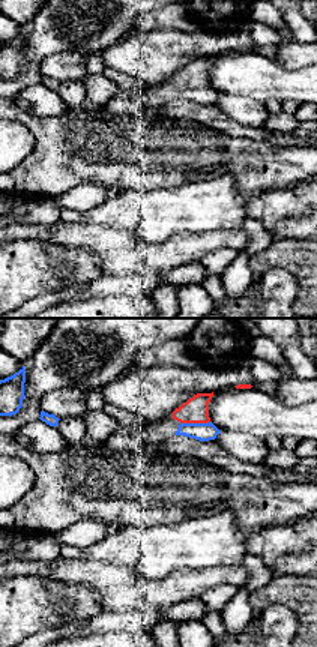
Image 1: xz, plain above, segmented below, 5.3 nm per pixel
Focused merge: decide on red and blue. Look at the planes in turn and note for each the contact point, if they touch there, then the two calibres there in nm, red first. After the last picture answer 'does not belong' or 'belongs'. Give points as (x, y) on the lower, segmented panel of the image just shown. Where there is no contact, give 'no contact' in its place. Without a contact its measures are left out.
meets red at (194, 422); 140 nm thick on the red side, 100 nm on the other

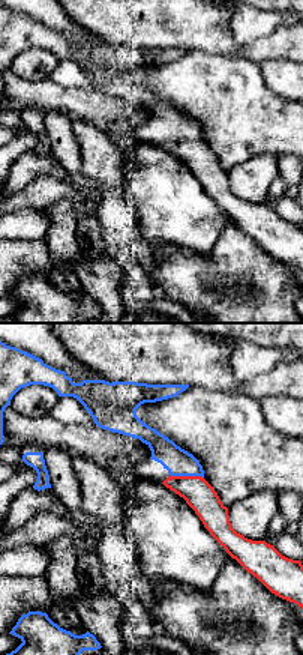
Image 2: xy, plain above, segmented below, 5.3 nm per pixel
meets red at (188, 476); 160 nm thick on the red side, 150 nm on the other

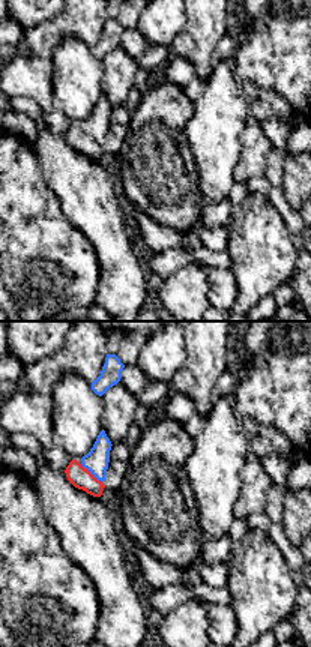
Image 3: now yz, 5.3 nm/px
meets red at (90, 473); 110 nm thick on the red side, 130 nm on the other

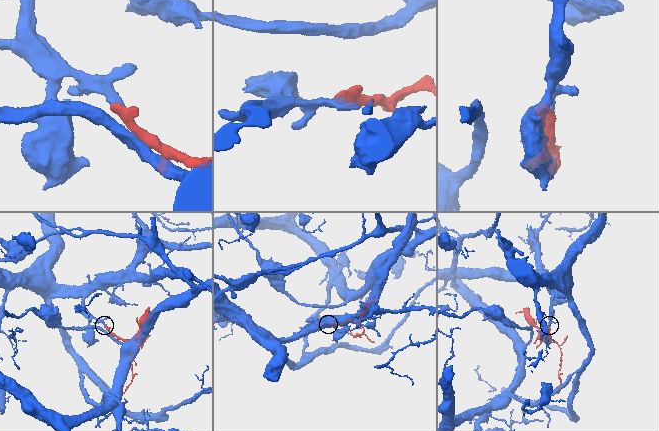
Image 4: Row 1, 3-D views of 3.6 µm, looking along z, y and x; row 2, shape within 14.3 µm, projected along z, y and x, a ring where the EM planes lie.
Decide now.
belongs

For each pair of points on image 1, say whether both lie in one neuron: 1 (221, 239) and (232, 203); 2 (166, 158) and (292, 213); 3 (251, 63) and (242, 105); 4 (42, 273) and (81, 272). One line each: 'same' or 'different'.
1: different
2: different
3: different
4: same

